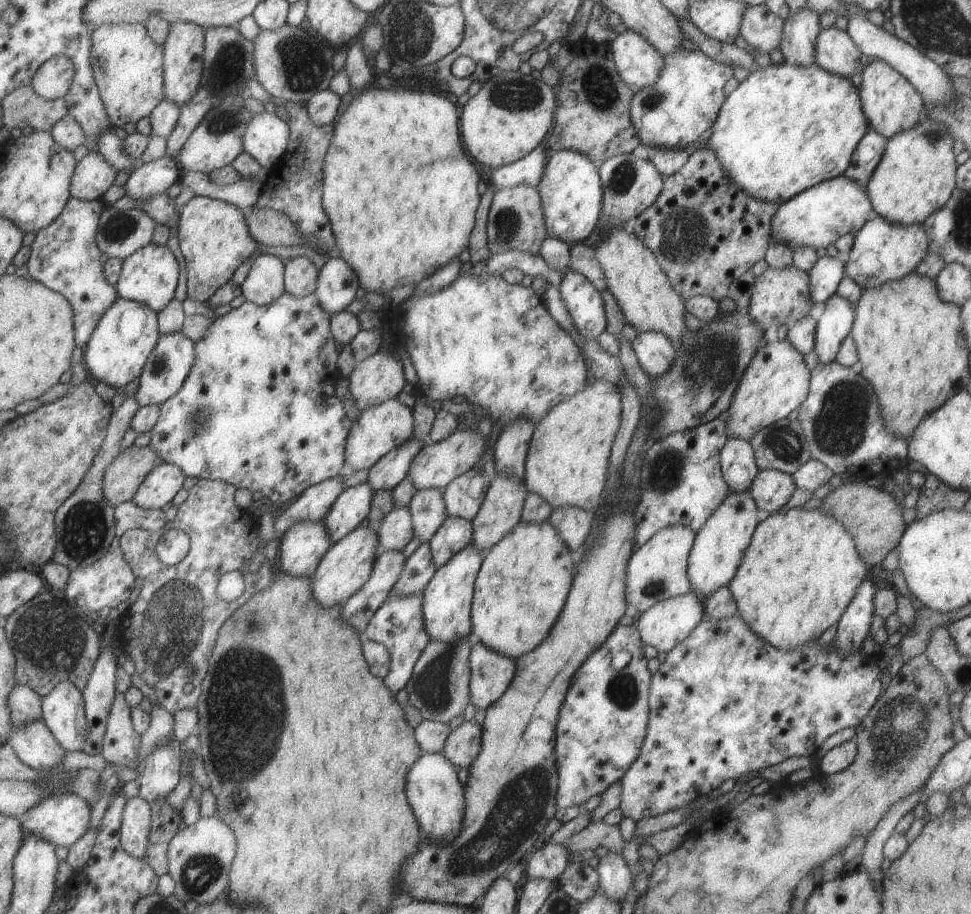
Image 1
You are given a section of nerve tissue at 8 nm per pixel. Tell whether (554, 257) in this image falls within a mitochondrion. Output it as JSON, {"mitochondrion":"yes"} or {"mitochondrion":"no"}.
{"mitochondrion":"no"}

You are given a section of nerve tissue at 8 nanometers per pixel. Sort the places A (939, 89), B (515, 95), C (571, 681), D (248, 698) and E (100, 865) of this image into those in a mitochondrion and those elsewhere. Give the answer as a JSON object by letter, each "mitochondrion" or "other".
{"A":"other","B":"mitochondrion","C":"other","D":"mitochondrion","E":"other"}

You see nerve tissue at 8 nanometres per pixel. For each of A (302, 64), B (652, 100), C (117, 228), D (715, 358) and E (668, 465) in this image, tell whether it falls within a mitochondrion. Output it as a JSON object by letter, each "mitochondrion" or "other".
{"A":"mitochondrion","B":"mitochondrion","C":"mitochondrion","D":"mitochondrion","E":"mitochondrion"}

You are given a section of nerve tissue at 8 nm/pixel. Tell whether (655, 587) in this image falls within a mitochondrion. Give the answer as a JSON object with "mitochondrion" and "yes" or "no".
{"mitochondrion":"yes"}

